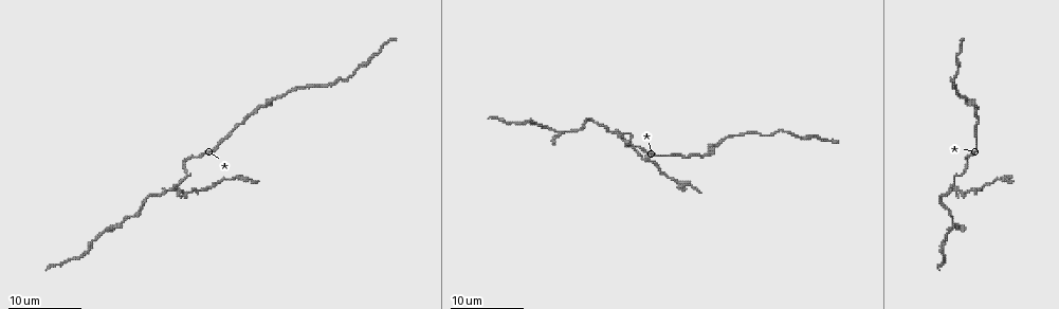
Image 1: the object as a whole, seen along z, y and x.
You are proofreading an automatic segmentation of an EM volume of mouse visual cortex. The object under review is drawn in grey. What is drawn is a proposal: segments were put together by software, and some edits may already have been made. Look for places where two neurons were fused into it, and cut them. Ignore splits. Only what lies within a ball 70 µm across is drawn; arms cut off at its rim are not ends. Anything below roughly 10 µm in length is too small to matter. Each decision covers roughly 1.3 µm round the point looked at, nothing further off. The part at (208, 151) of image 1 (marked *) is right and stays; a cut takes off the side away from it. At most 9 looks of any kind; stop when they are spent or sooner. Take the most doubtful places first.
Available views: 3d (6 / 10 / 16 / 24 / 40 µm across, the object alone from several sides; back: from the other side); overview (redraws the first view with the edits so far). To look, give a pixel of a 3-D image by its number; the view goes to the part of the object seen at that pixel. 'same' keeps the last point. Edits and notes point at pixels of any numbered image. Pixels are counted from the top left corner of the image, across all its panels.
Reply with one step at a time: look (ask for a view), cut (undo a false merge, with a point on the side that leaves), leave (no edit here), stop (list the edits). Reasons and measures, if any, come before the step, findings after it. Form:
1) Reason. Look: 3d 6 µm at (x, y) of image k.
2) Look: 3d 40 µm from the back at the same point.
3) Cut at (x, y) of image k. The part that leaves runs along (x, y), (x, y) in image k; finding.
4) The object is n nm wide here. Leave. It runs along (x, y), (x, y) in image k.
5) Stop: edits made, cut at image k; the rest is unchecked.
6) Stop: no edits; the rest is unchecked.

Looks like a crossing. Look: 3d 16 µm at (956, 187) of image 1.

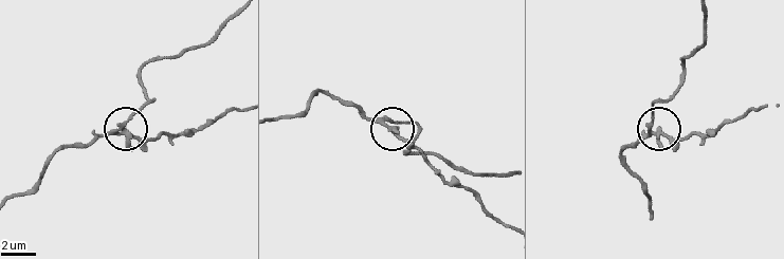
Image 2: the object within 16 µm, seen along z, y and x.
Look: 3d 6 µm at (388, 127) of image 2.

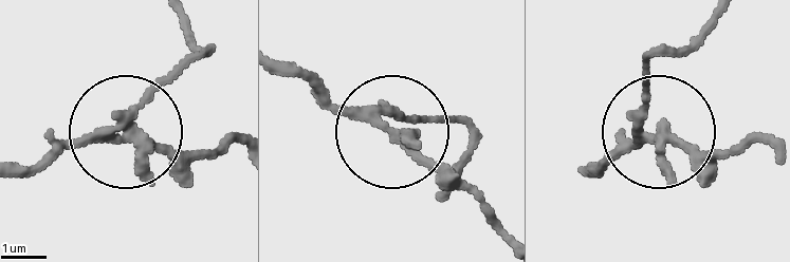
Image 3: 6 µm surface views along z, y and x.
The side arm is 15 µm long. Leave. It runs along (178, 18), (201, 52), (129, 128), (220, 154) in image 3; one neuron here.

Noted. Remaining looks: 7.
Three-way junction. Look: 3d 10 µm at (554, 132) of image 1.

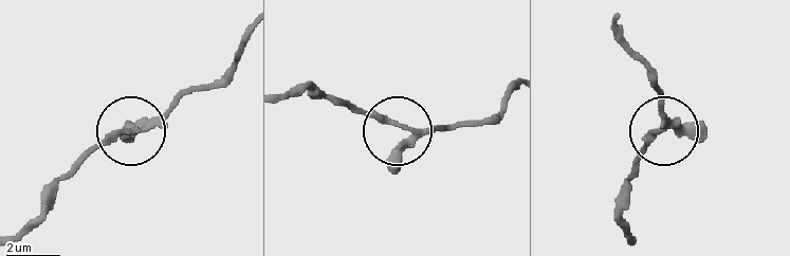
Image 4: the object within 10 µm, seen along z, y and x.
The object is 200 nm wide here. Leave. One neuron here.

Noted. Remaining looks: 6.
Thick turns thin. Look: 3d 16 µm at (708, 155) of image 1.

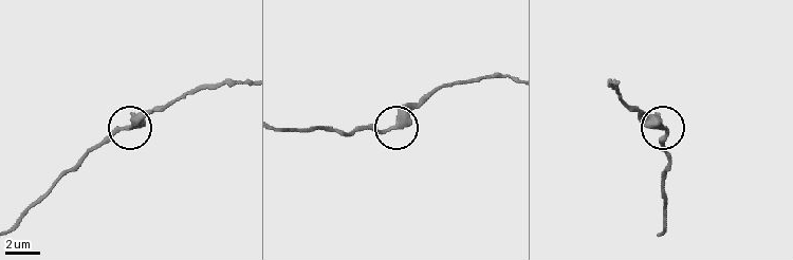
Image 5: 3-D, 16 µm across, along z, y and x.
Leave. It runs along (282, 129), (337, 129), (350, 133), (392, 129), (421, 101) in image 5; all the same neuron.

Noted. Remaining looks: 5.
Calibre changes. Look: 3d 10 µm at (309, 87) of image 1.

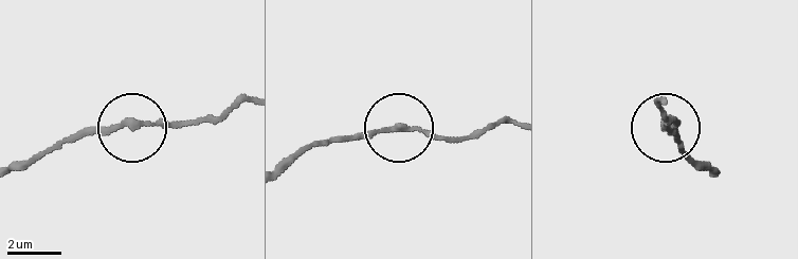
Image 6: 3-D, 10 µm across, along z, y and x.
Leave. It runs along (288, 167), (308, 148), (397, 126), (464, 140) in image 6; continuous, no second neuron.

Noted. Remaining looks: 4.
Stop: no edits; the rest is unchecked.

